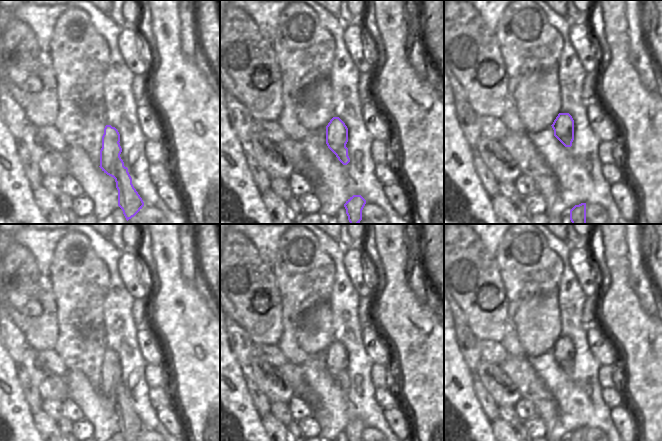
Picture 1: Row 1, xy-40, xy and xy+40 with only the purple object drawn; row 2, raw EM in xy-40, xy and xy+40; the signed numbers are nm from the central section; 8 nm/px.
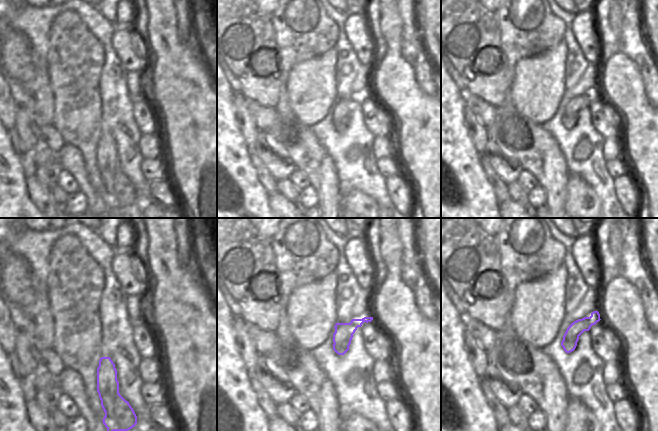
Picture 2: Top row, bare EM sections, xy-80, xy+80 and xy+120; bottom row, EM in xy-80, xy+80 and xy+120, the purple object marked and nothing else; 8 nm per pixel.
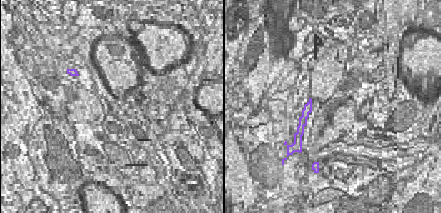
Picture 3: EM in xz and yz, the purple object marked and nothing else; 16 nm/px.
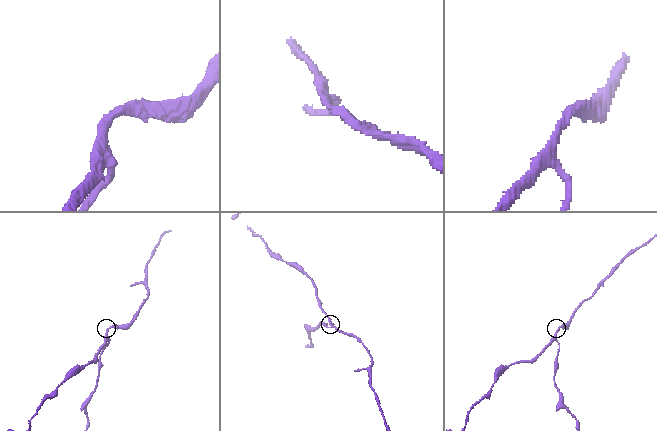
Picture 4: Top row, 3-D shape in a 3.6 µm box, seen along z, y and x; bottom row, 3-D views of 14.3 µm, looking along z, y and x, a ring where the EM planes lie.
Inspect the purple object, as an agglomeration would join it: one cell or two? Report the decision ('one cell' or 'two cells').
two cells

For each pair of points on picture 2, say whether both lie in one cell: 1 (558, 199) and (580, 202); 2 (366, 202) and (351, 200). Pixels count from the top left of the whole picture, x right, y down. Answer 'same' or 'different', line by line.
1: different
2: same

